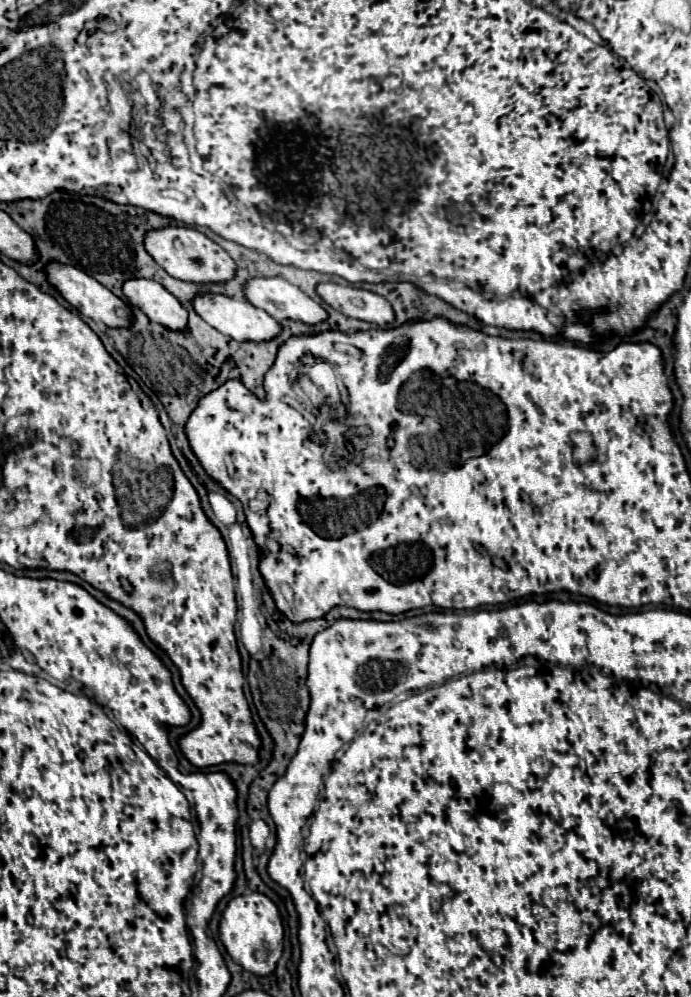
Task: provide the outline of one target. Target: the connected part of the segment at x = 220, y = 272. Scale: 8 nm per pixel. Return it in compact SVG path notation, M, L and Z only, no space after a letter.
M165 226L145 232L145 250L153 260L173 278L205 284L205 282L225 282L235 274L235 262L231 256L215 244L211 238L189 226Z

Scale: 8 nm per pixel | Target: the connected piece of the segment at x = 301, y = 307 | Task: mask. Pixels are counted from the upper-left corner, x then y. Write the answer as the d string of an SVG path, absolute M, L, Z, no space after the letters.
M249 278L243 292L253 306L277 320L291 318L305 324L319 324L327 318L327 312L317 302L283 278Z

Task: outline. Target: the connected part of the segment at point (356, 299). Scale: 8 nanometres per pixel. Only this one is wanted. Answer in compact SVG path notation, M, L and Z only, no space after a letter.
M319 282L317 294L323 298L325 304L343 312L345 316L373 322L377 326L393 322L391 304L379 294L373 294L369 290L355 288L355 286L343 286L335 282Z

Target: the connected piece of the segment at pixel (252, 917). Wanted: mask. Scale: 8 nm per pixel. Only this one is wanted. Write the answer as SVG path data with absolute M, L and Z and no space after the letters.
M259 892L231 898L221 914L219 938L225 950L229 952L229 956L245 970L257 976L271 974L283 952L283 924L277 906L265 894Z

